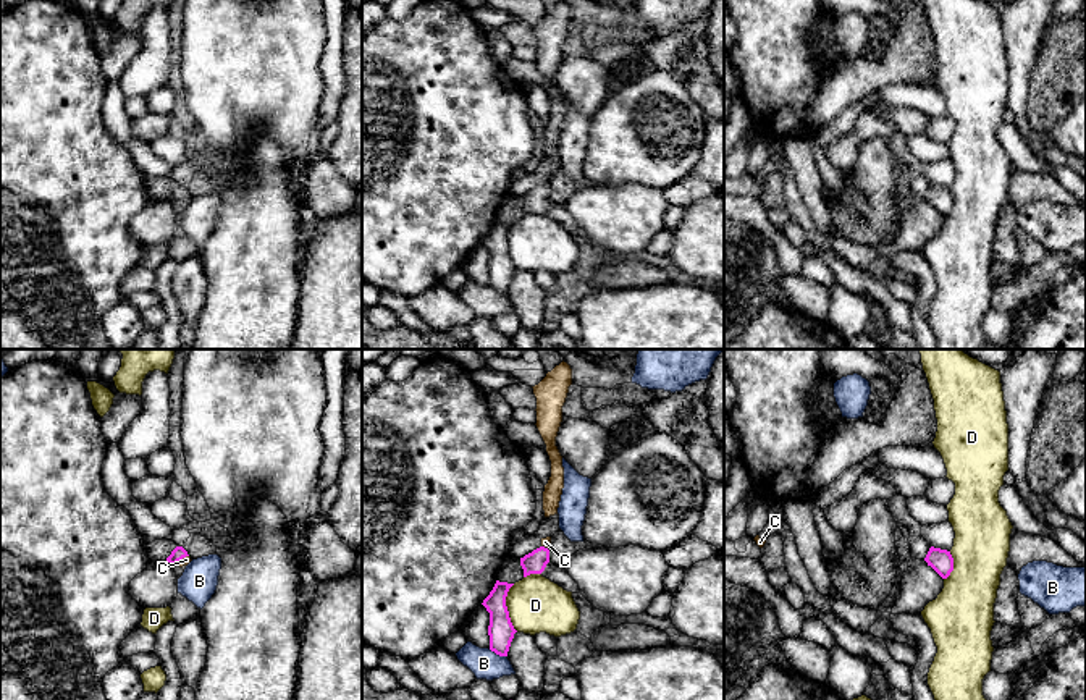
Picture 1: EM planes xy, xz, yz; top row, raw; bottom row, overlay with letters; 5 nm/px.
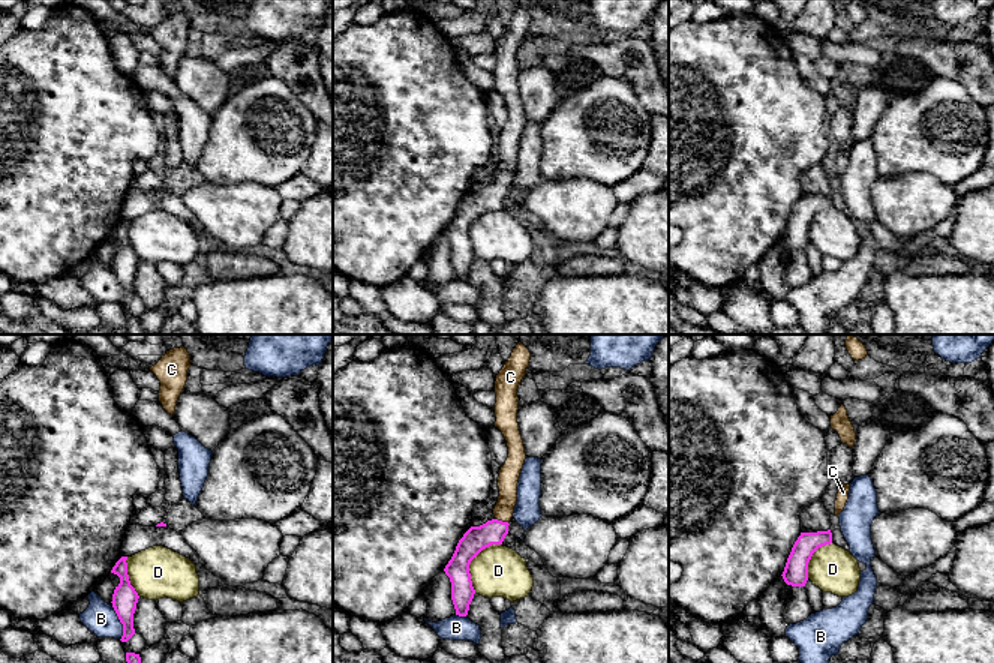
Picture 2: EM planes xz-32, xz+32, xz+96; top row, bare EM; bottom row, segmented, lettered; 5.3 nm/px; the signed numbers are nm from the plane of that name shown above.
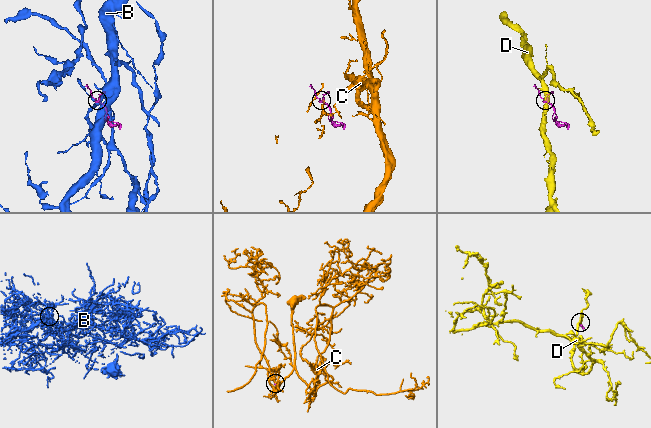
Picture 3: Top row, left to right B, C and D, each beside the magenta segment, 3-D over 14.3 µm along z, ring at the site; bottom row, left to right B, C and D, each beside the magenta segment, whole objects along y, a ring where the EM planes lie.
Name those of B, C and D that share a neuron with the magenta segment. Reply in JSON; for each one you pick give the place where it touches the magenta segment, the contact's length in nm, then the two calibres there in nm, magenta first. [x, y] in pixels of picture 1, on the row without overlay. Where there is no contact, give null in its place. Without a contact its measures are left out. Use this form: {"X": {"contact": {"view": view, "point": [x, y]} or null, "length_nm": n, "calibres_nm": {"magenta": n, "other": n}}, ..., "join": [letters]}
{"C": {"contact": {"view": "xy", "point": [180, 198]}, "length_nm": 90, "calibres_nm": {"magenta": 70, "other": 50}}, "join": ["C"]}

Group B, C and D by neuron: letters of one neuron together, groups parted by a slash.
B / C / D

